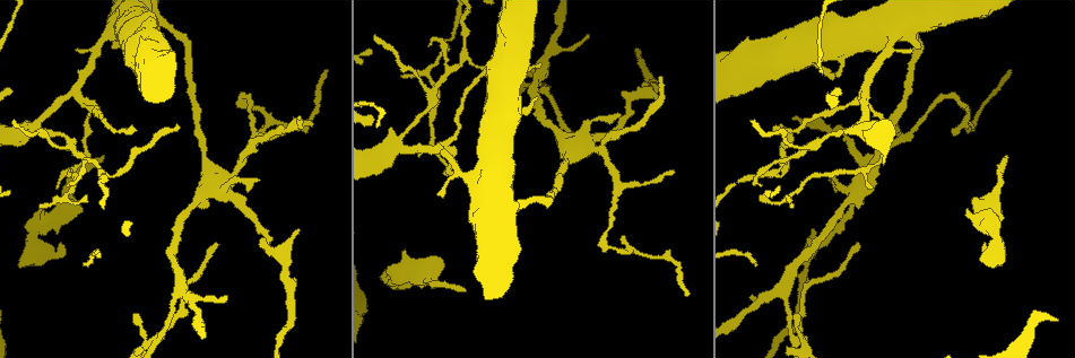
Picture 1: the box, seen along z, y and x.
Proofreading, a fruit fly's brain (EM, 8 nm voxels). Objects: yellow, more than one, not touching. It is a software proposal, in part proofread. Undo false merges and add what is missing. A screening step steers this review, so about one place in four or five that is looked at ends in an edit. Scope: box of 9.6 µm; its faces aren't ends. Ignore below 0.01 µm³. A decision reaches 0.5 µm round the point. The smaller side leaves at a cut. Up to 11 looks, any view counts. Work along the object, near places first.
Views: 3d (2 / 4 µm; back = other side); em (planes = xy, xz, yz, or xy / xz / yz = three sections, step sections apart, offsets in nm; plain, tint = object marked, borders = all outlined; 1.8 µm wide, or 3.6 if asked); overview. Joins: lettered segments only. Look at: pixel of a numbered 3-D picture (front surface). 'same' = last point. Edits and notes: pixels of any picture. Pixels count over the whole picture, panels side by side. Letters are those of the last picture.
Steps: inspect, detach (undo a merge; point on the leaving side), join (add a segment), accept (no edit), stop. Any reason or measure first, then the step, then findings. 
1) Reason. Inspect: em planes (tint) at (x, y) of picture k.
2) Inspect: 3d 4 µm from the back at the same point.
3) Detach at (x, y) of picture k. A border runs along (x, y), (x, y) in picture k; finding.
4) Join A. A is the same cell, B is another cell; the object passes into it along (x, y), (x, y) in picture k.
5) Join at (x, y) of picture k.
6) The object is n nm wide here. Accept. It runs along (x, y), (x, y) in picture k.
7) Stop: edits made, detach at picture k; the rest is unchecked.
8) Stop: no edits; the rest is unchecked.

Thin end. Inspect: em 3.6 µm xy step 16 (tint) at (58, 188) of picture 1.

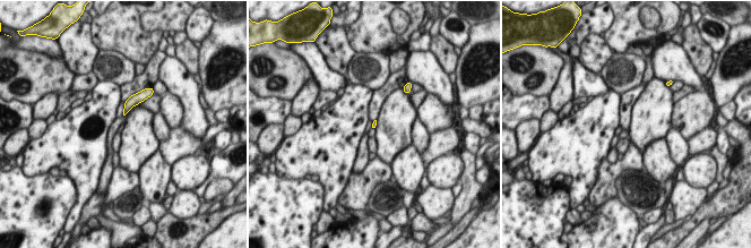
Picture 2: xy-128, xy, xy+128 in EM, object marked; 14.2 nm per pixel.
What lies round it. Inspect: em 3.6 µm xy step 16 (borders) at the same point.

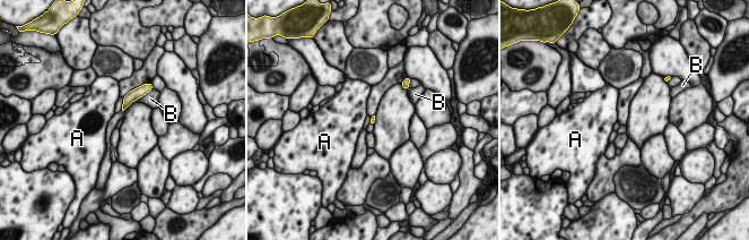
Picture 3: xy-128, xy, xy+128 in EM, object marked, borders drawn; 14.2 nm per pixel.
Accept. A and B are other cells; a border runs along (145, 94), (131, 102) in picture 3; none of them fits.

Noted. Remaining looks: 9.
Inspect: 3d 4 µm from the back at (583, 143) of picture 1.

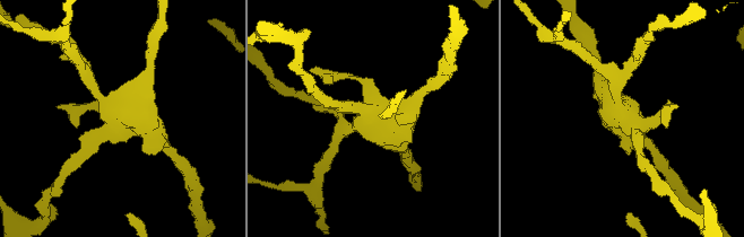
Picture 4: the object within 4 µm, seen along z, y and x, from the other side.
Inspect: em 3.6 µm planes (borders) at (123, 116) of picture 4.

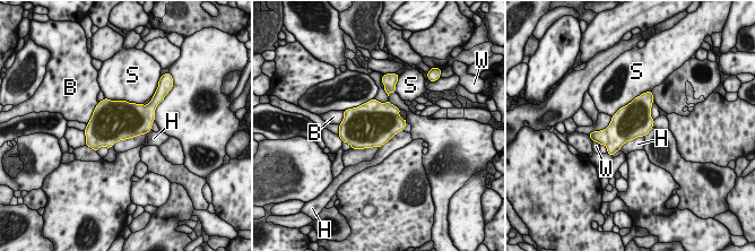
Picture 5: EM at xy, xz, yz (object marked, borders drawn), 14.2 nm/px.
Accept. B, H, S and W are other cells; a border runs along (150, 129), (120, 139), (113, 146) in picture 5; continuous, no second cell.

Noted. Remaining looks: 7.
Long arm stops here. Inspect: em planes (borders) at (660, 76) of picture 1.

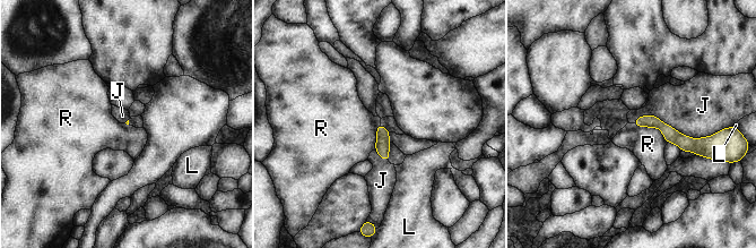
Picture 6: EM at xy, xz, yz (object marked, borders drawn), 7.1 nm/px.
Accept. J, L and R are other cells; no lettered segment goes on from it.

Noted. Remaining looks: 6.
Abrupt turn. Inspect: em 3.6 µm yz step 16 (tint) at (618, 187) of picture 1.

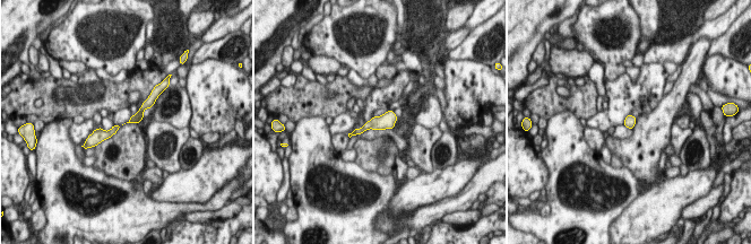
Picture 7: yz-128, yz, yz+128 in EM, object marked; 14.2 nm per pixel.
Inspect: em 3.6 µm planes (tint) at the same point.

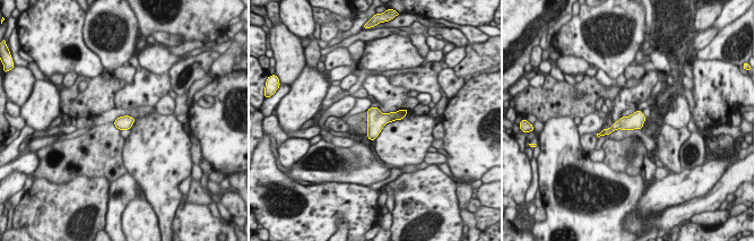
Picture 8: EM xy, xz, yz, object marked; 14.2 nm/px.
Inspect: em 3.6 µm planes (borders) at the same point.

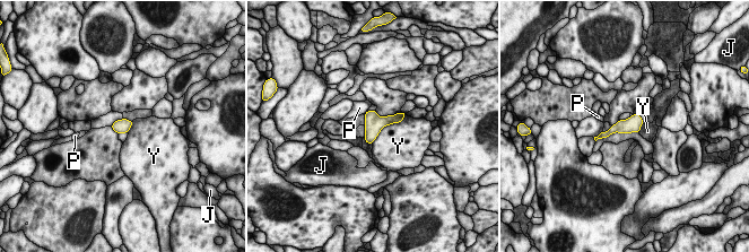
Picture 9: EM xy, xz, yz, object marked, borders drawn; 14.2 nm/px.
The object is 200 nm wide here. Accept. J, P and Y are other cells; a border runs along (406, 114), (372, 142) in picture 9; all the same cell.

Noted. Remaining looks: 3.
Stop: no edits; the rest is unchecked.

